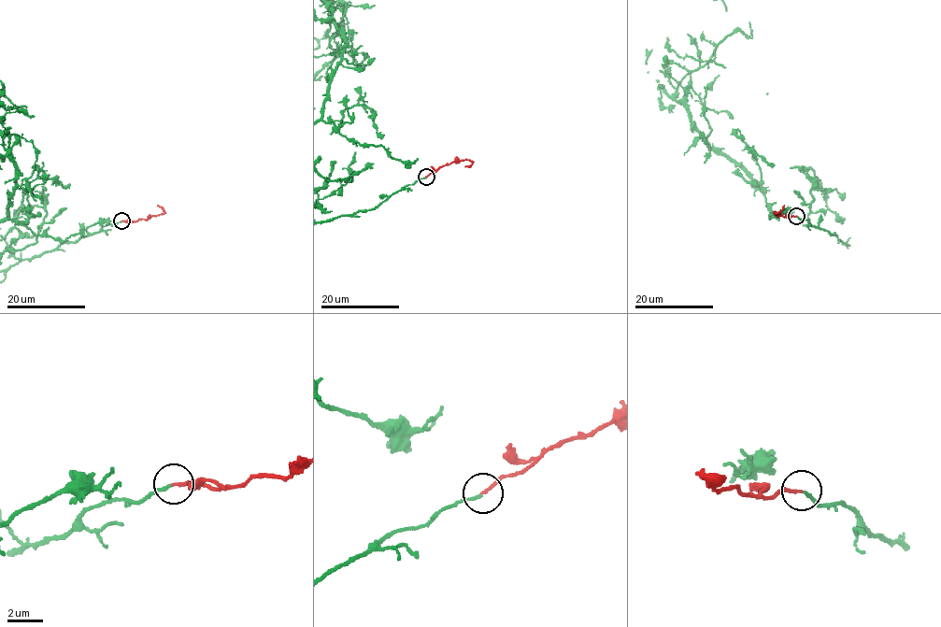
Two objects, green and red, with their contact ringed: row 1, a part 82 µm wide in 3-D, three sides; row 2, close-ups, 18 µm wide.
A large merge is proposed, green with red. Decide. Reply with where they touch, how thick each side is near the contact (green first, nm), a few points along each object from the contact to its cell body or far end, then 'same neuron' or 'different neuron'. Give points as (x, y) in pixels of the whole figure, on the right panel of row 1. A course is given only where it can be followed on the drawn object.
place (796, 216); calibres 160 and 160 nm; course red (796, 216), (791, 218), (775, 214), (784, 205); same neuron

